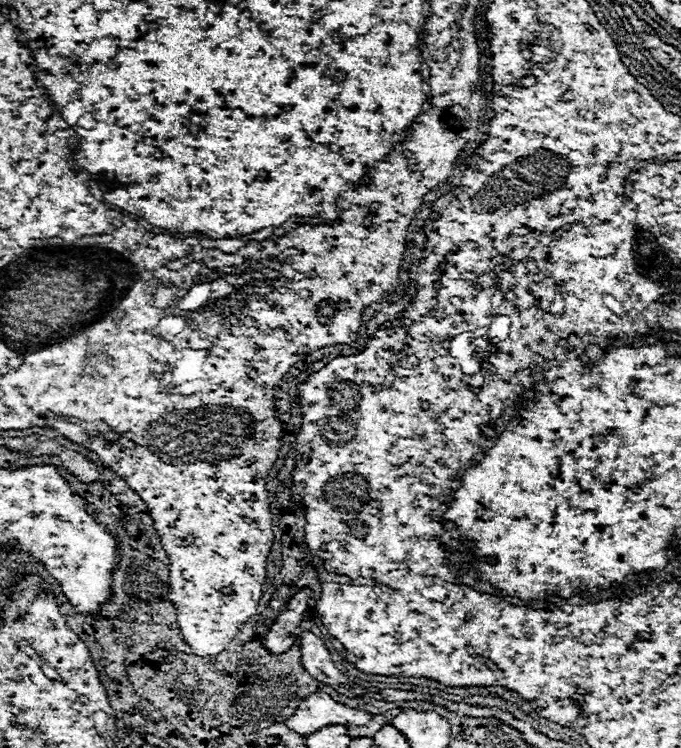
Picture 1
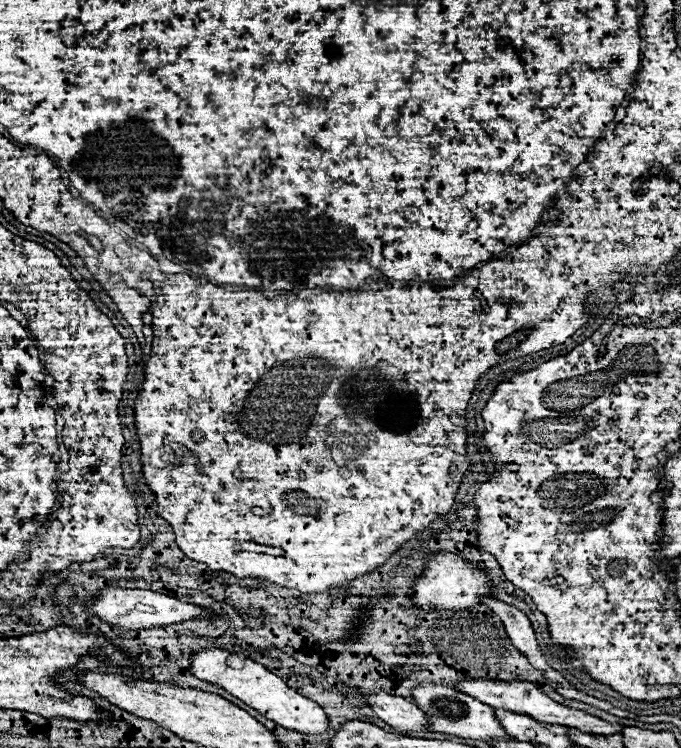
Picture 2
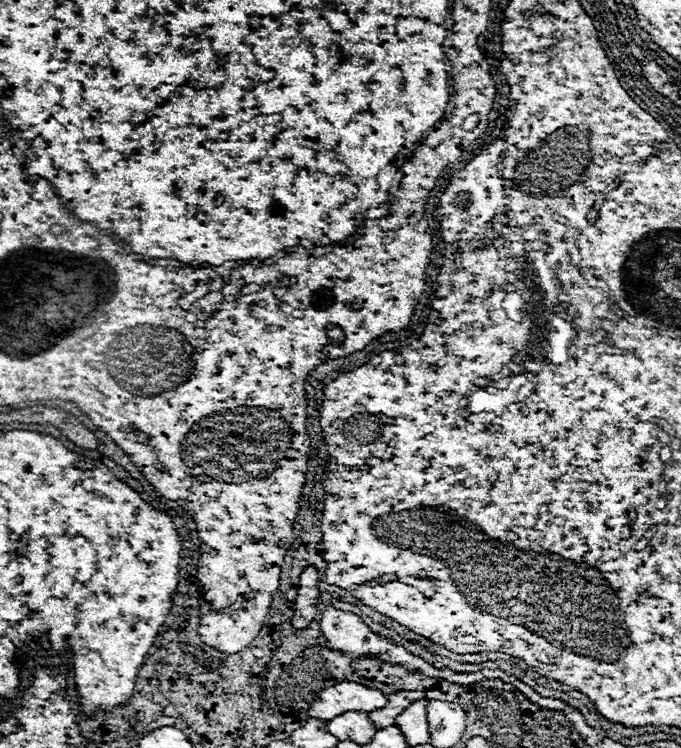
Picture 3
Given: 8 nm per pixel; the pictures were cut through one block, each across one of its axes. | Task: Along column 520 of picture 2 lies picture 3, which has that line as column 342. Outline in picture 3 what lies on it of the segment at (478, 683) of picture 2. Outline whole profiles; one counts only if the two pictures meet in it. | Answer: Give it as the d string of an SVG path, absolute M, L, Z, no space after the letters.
M340 682L336 686L324 688L318 698L308 708L308 718L318 720L332 720L336 714L344 714L348 710L356 712L374 712L378 708L384 708L388 698L378 692L370 690L356 682Z

